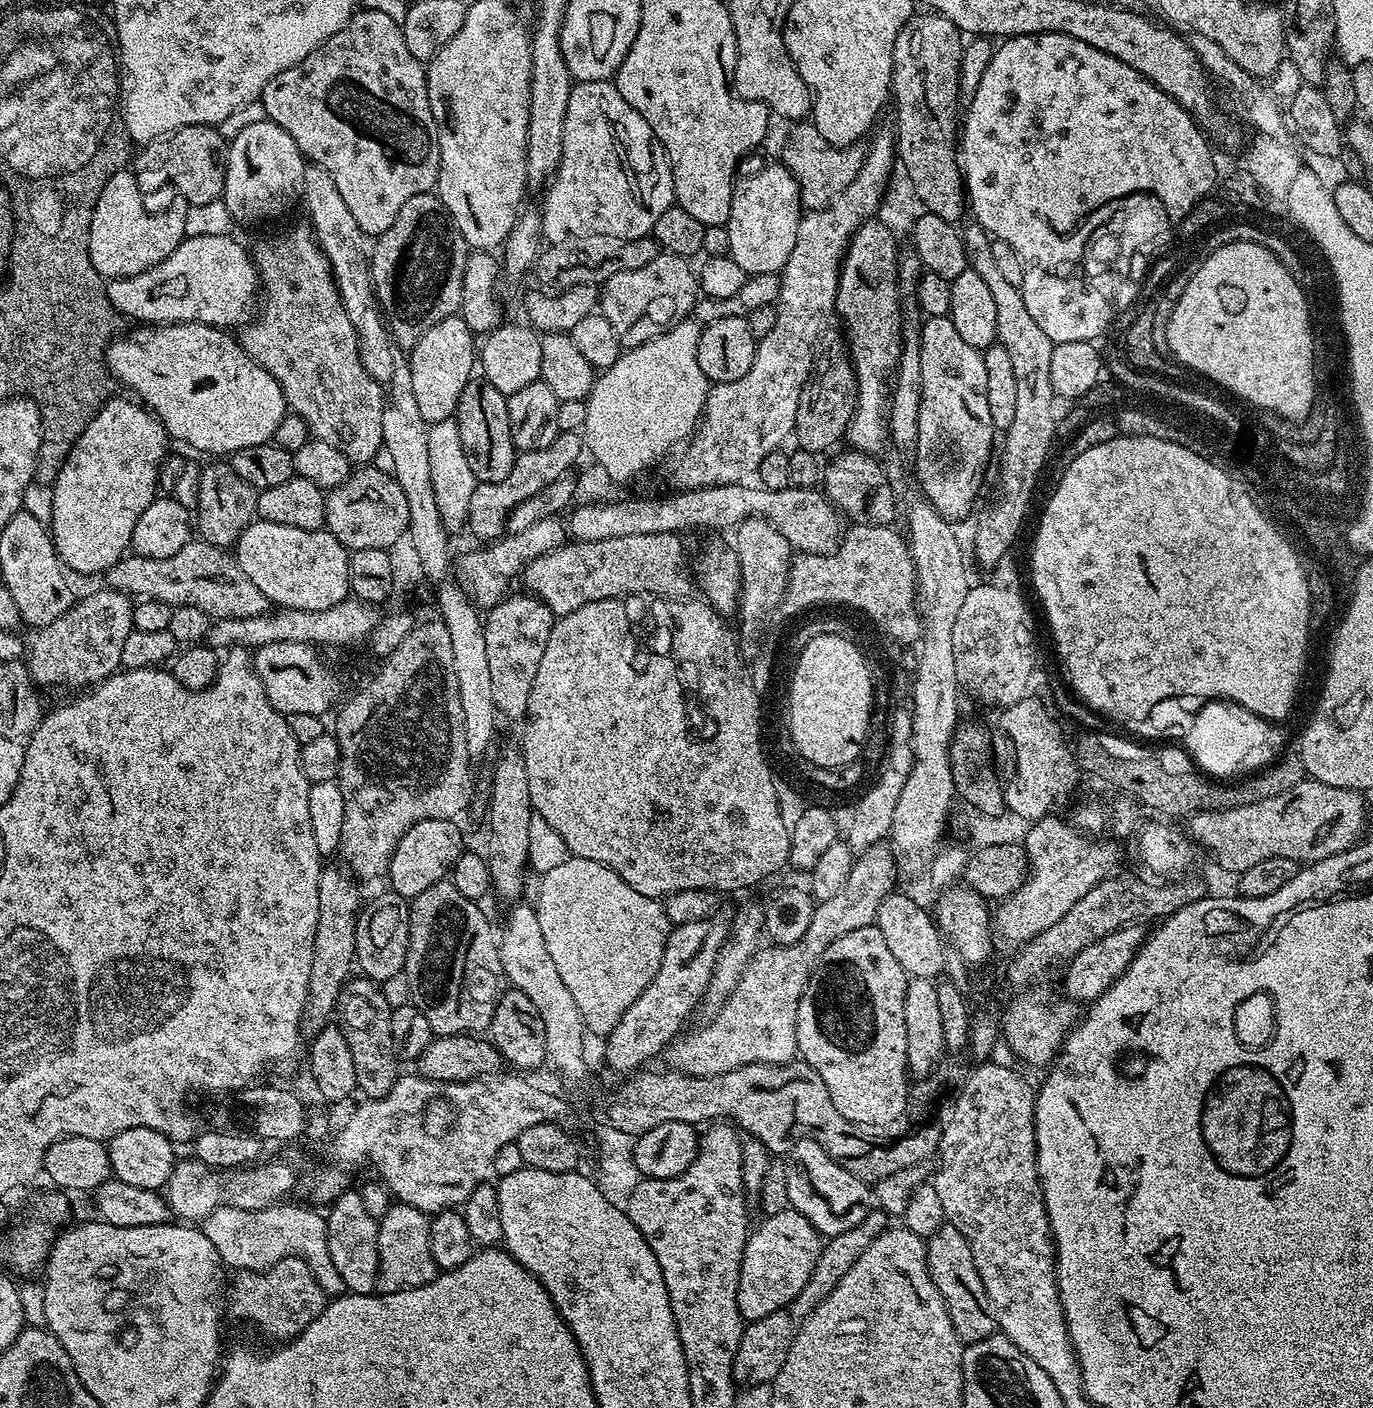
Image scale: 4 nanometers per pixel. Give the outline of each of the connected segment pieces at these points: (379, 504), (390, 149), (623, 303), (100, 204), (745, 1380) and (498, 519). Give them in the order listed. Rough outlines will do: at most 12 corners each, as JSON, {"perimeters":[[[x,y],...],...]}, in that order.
{"perimeters":[[[357,467],[325,493],[325,529],[350,552],[409,529],[391,473]],[[357,10],[266,82],[265,117],[365,237],[432,192],[428,73]],[[661,251],[616,272],[598,311],[625,349],[692,316],[698,272]],[[131,171],[102,186],[88,227],[94,270],[130,278],[187,237],[184,196],[148,212]],[[873,1210],[821,1247],[798,1298],[745,1323],[732,1377],[771,1384],[798,1330],[887,1232]],[[577,433],[520,452],[502,482],[477,483],[467,531],[505,535],[508,515],[582,452]]]}

